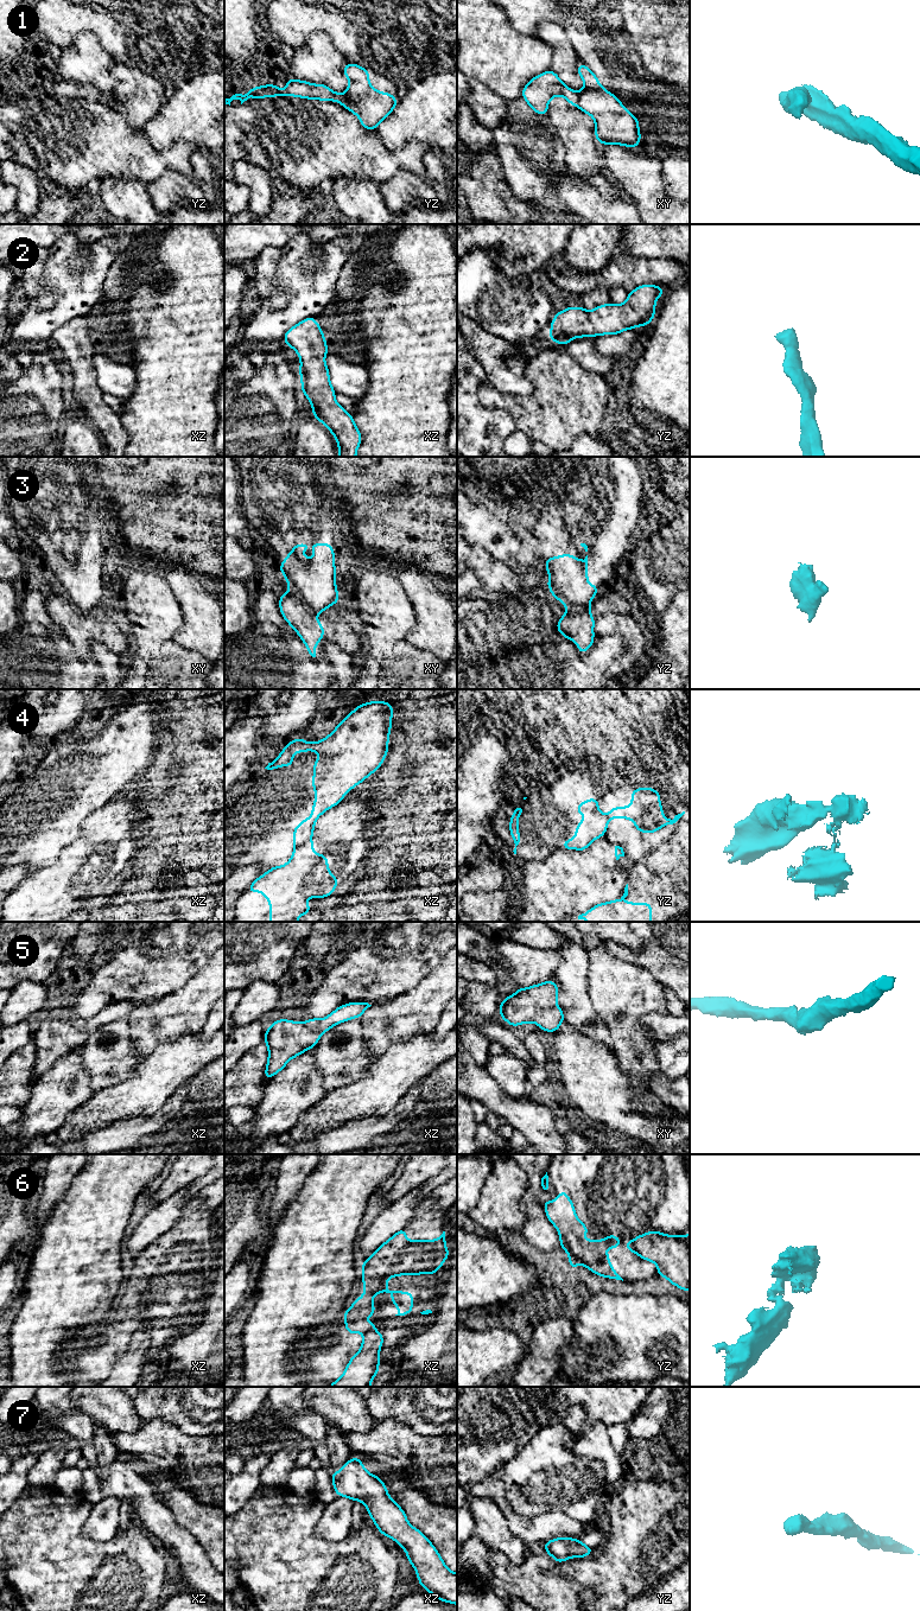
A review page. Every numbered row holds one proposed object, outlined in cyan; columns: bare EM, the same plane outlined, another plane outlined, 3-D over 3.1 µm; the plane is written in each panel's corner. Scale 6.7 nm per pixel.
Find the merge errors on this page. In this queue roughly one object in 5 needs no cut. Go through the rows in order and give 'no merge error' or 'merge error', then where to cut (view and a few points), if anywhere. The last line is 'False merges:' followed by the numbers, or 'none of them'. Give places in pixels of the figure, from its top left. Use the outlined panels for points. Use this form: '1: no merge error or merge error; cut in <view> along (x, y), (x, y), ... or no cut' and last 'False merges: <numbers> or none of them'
1: merge error; cut in xy along (578, 93), (576, 104)
2: no merge error; no cut
3: merge error; cut in xy along (290, 587), (315, 613)
4: merge error; cut in xz along (310, 836), (294, 848)
5: no merge error; no cut
6: merge error; cut in xz along (373, 1328), (367, 1328), (362, 1331)
7: no merge error; no cut
False merges: 1, 3, 4, 6

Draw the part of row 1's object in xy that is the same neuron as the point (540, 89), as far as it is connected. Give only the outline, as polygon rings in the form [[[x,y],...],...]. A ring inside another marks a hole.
[[[552,70],[533,77],[522,89],[521,96],[539,115],[547,114],[548,102],[554,96],[564,96],[571,106],[578,102],[578,93],[567,88]]]

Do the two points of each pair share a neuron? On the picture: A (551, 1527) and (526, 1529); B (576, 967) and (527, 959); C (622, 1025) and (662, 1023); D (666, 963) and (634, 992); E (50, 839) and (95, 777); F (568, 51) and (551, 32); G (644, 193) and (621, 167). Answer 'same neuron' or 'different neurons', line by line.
A: same neuron
B: different neurons
C: different neurons
D: different neurons
E: same neuron
F: same neuron
G: same neuron

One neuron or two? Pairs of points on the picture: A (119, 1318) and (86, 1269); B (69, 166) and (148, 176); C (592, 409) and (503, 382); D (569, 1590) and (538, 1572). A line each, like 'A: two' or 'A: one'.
A: two
B: one
C: two
D: one

